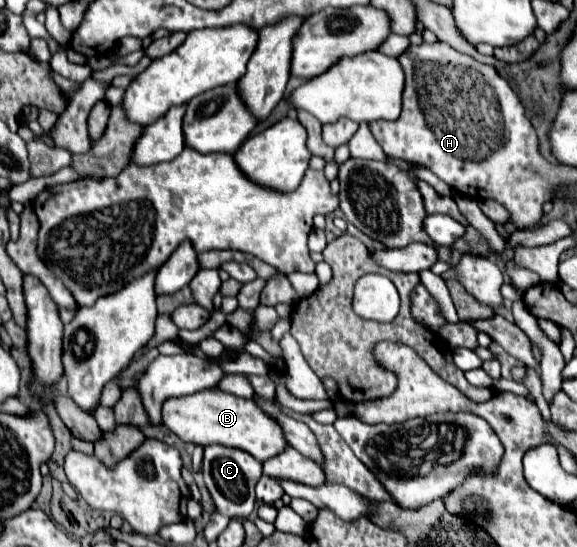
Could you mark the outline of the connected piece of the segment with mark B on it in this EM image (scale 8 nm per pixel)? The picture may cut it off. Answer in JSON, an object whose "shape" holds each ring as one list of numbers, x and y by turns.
{"shape":[[219,388,211,390,201,390,191,396,181,396,181,398,167,398,163,402,163,420,165,426,177,434,185,442,201,444,201,446,211,446,211,444,221,444,229,448,239,448,259,462,265,462,267,458,277,456,285,448,283,432,281,426,263,414,253,400,245,400,227,392,221,392]]}

